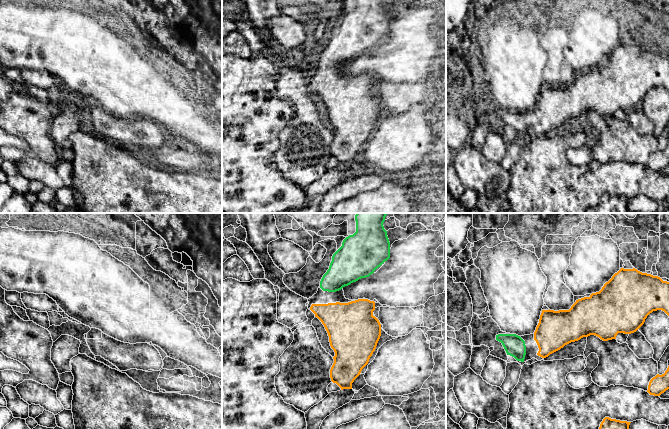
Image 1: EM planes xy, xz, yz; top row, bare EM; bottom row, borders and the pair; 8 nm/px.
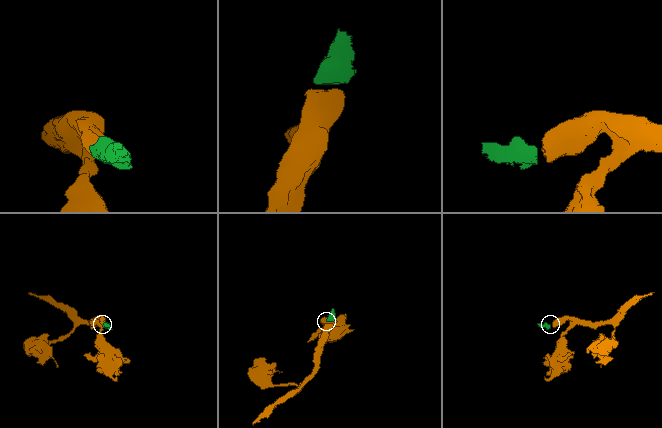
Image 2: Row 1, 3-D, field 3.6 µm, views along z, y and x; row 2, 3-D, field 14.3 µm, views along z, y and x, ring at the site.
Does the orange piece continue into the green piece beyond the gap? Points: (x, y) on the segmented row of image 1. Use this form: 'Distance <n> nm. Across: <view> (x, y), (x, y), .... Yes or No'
Distance 80 nm. Across: yz (534, 339), (524, 341). Yes

